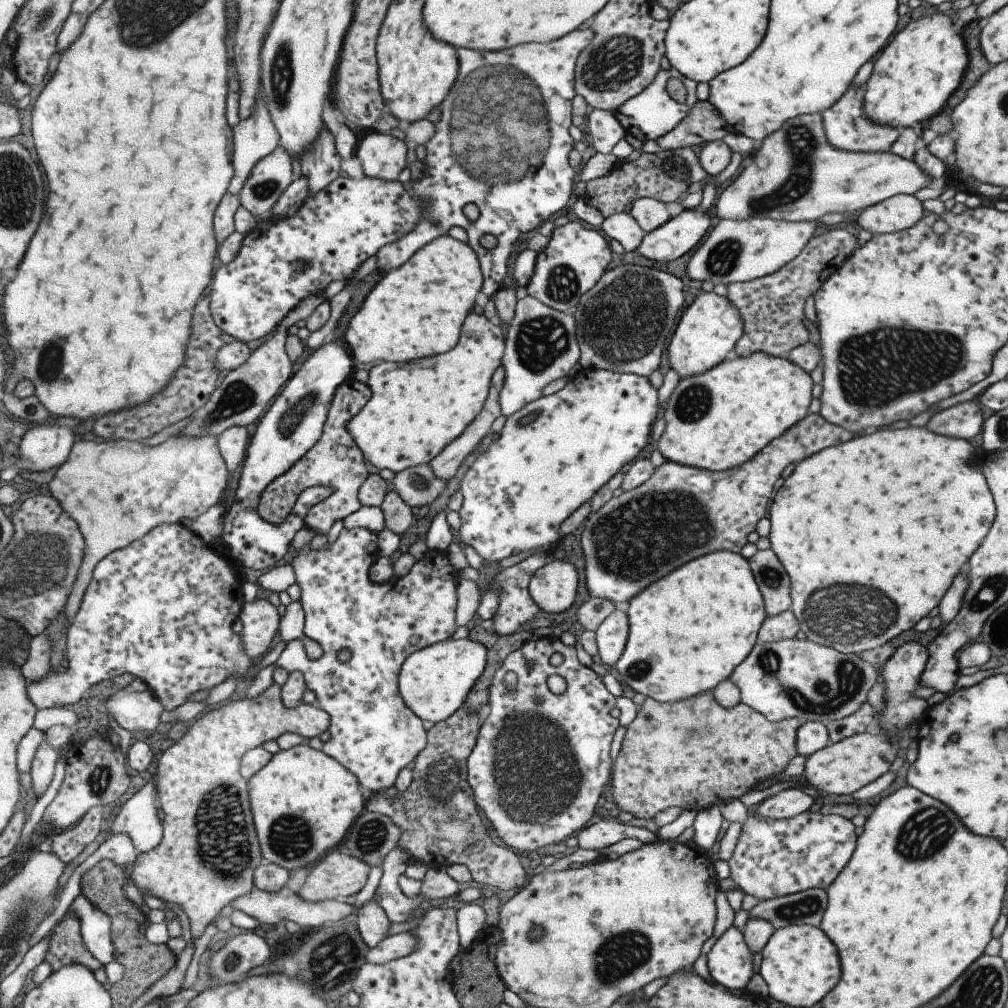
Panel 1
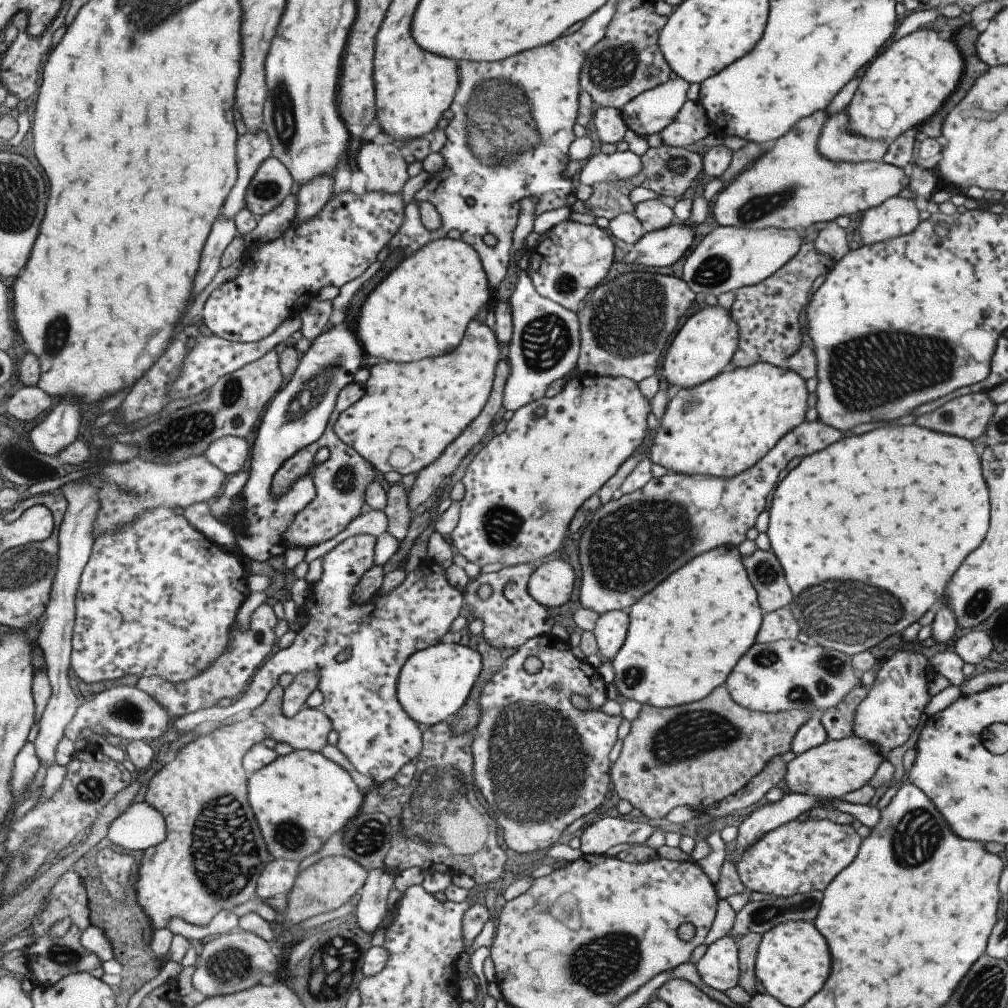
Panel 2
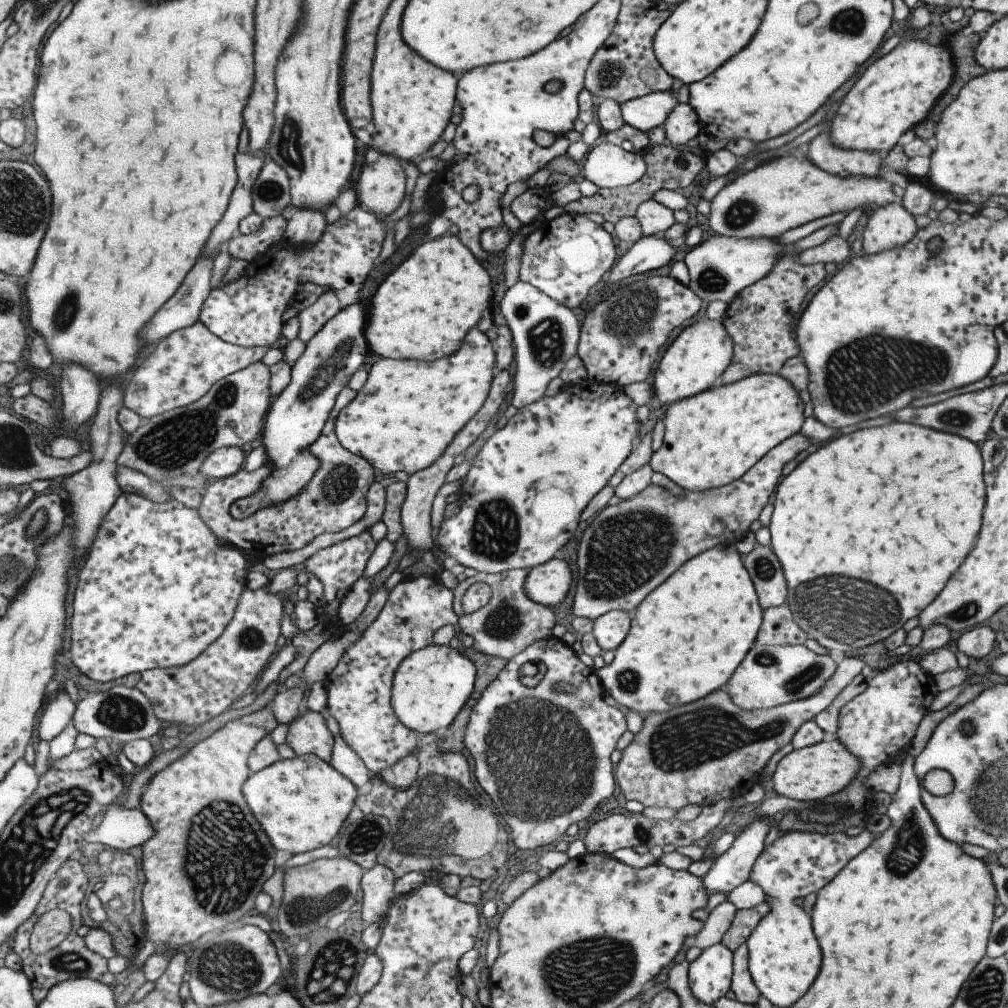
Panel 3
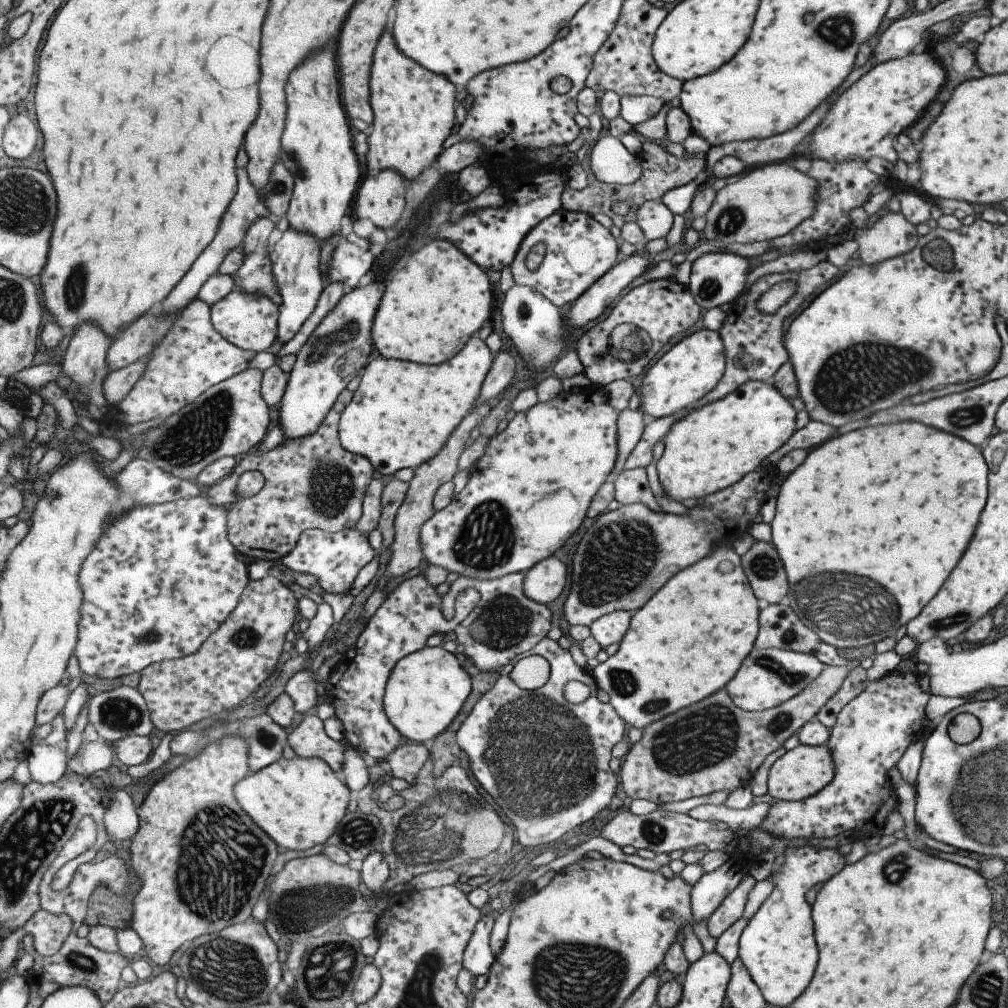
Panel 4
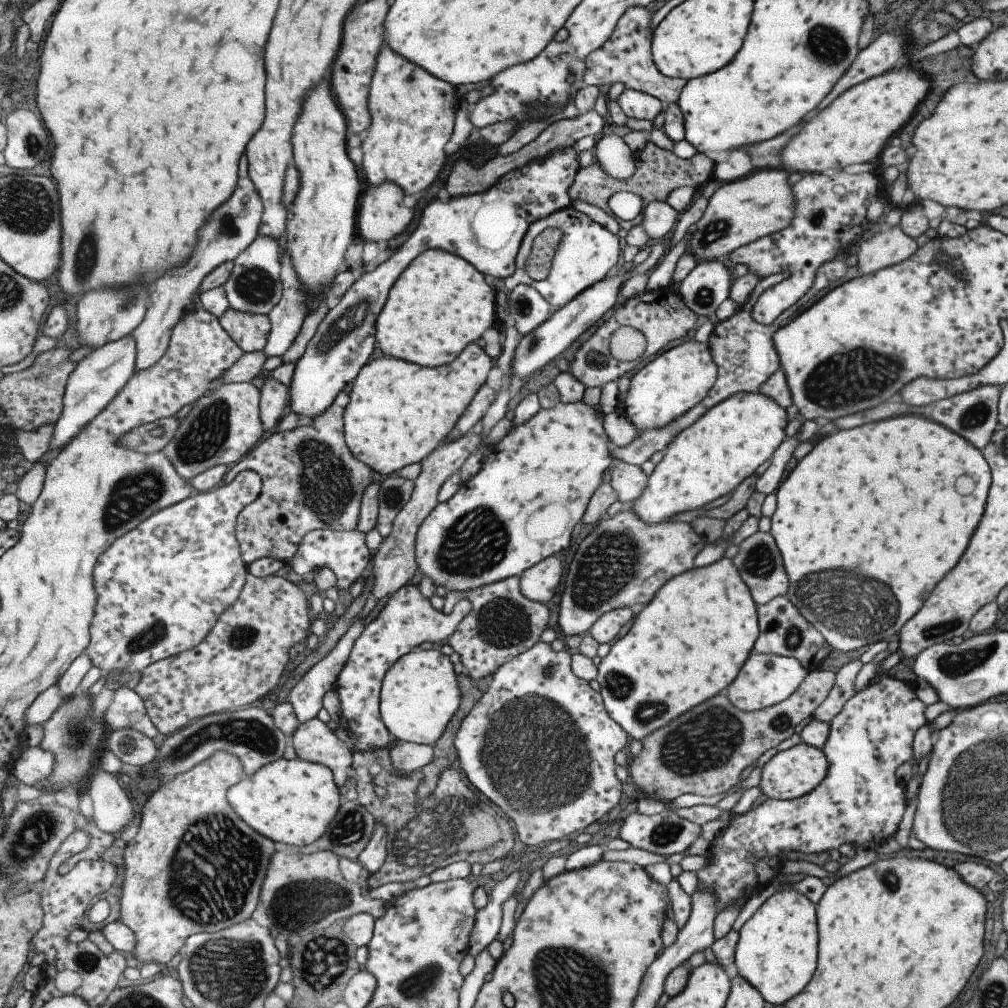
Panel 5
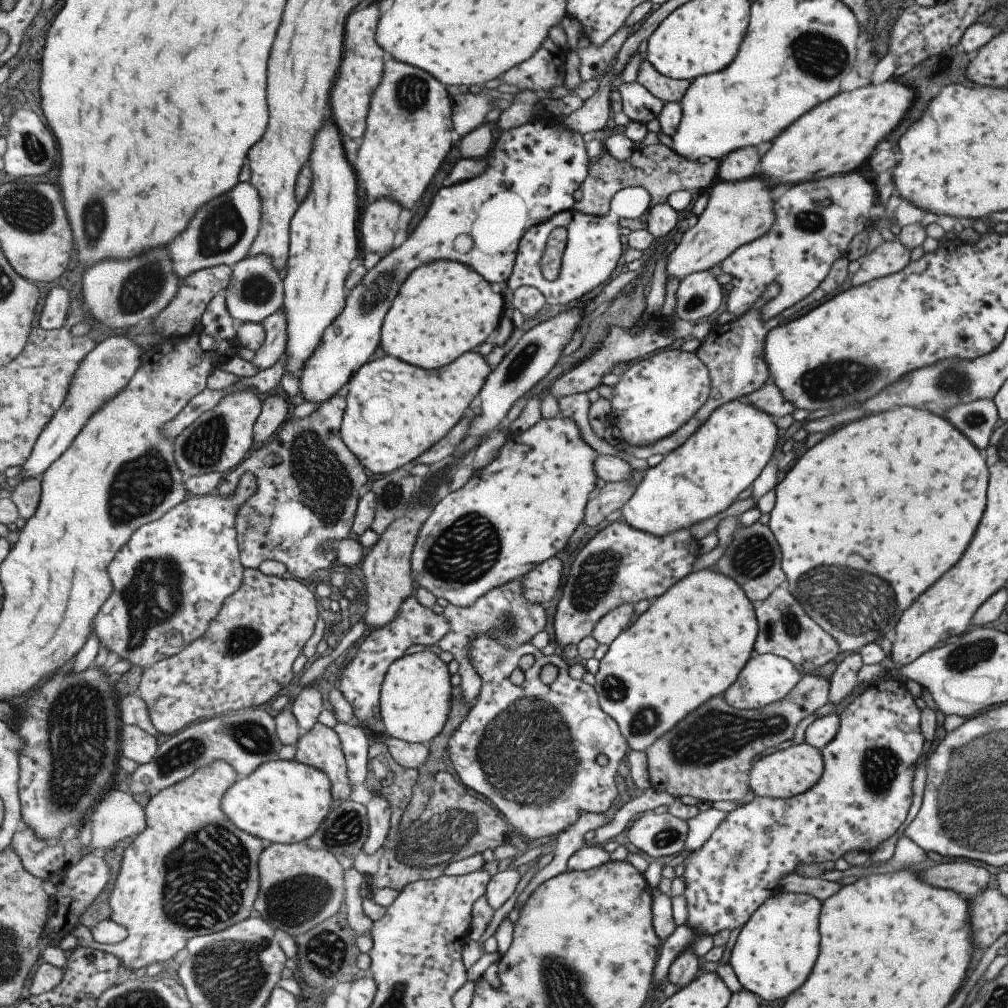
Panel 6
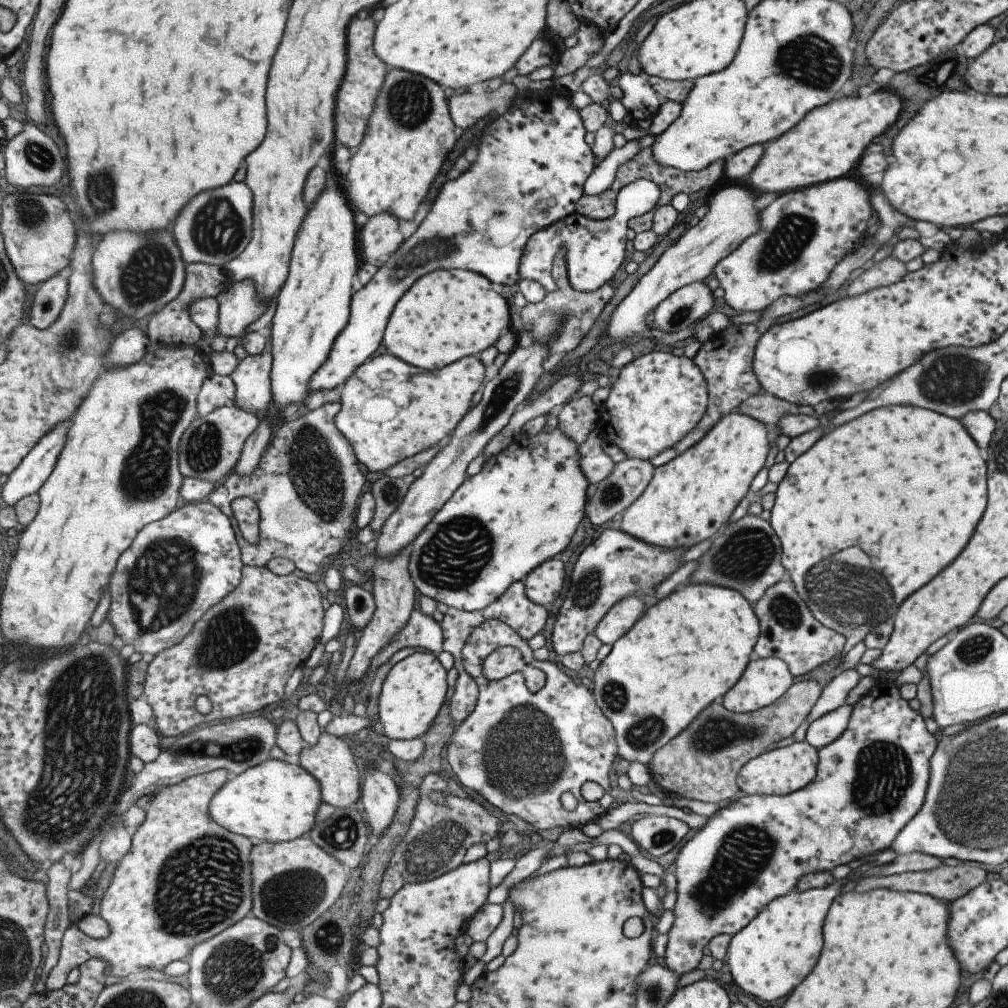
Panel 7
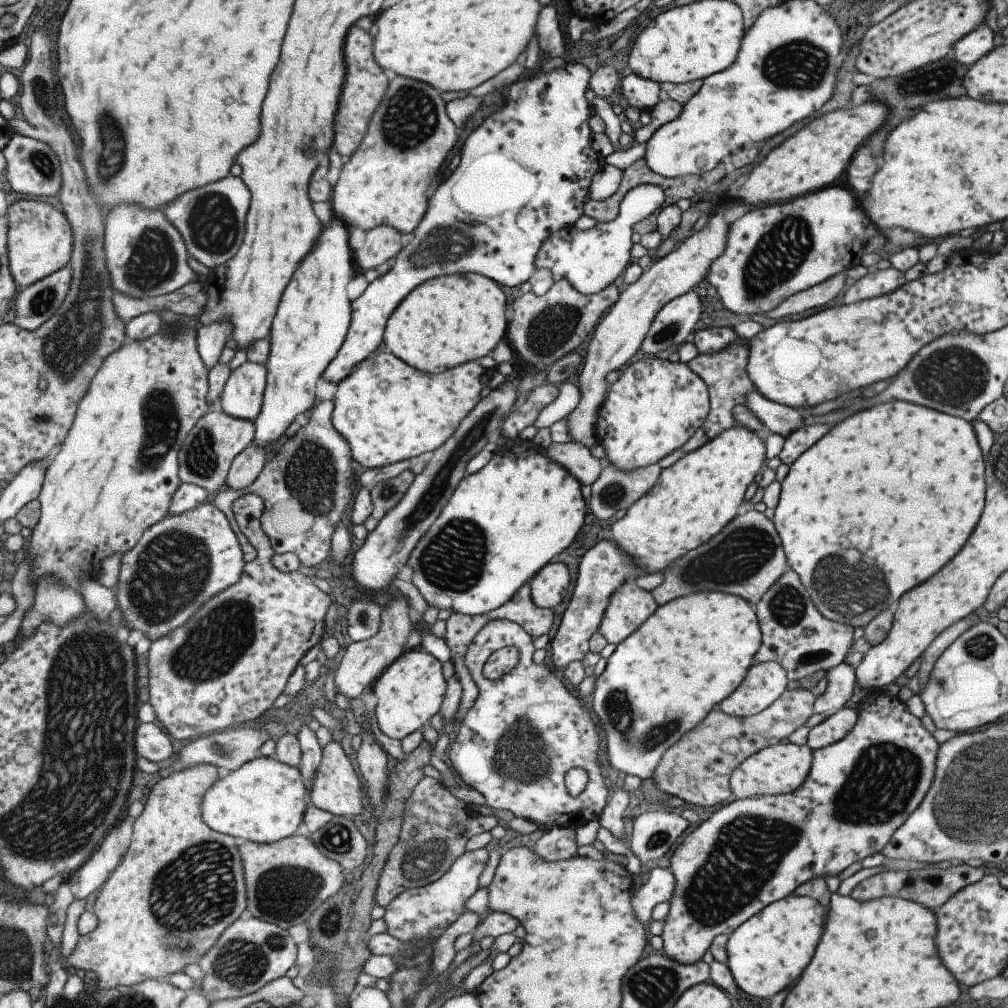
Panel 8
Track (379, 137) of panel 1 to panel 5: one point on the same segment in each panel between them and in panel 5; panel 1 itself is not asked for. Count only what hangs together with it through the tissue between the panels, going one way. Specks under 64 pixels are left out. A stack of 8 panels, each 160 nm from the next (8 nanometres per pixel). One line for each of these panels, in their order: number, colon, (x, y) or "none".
2: (386, 170)
3: (382, 184)
4: (381, 198)
5: (382, 216)

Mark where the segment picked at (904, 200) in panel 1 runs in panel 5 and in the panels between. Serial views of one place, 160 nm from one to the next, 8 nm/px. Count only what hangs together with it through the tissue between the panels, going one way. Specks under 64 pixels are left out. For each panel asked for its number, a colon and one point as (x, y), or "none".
2: (896, 216)
3: (890, 226)
4: (891, 235)
5: (883, 249)

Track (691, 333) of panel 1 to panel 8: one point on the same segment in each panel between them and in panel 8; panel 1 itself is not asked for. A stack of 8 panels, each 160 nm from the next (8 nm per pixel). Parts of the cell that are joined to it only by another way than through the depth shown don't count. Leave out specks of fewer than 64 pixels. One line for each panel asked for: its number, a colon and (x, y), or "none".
2: (703, 346)
3: (700, 353)
4: (692, 367)
5: (666, 387)
6: (654, 397)
7: (657, 398)
8: (654, 406)

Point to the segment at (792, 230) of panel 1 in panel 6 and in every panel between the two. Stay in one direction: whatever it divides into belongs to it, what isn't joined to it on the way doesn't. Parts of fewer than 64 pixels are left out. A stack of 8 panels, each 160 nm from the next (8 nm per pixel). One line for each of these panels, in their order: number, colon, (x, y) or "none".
2: (727, 258)
3: (718, 268)
4: (715, 278)
5: (706, 286)
6: (698, 295)

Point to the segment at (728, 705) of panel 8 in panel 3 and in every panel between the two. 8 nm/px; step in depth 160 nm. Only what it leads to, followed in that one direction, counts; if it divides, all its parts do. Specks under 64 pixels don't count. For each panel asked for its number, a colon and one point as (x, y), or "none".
3: (768, 676)
4: (766, 677)
5: (763, 680)
6: (767, 678)
7: (763, 681)

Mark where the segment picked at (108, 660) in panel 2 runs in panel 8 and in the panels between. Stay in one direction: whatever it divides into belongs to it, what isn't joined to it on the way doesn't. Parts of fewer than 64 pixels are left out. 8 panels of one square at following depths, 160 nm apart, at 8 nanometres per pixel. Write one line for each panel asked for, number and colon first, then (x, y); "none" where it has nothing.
3: (157, 590)
4: (163, 578)
5: (162, 587)
6: (170, 583)
7: (179, 567)
8: (184, 560)

